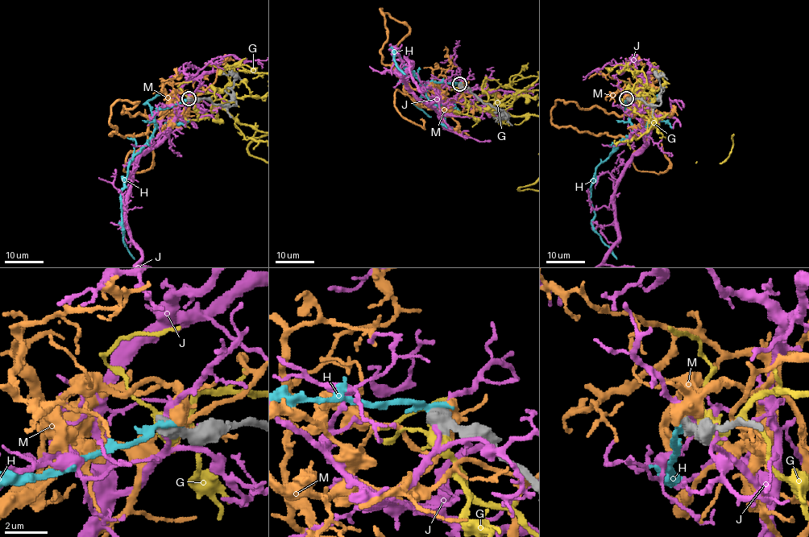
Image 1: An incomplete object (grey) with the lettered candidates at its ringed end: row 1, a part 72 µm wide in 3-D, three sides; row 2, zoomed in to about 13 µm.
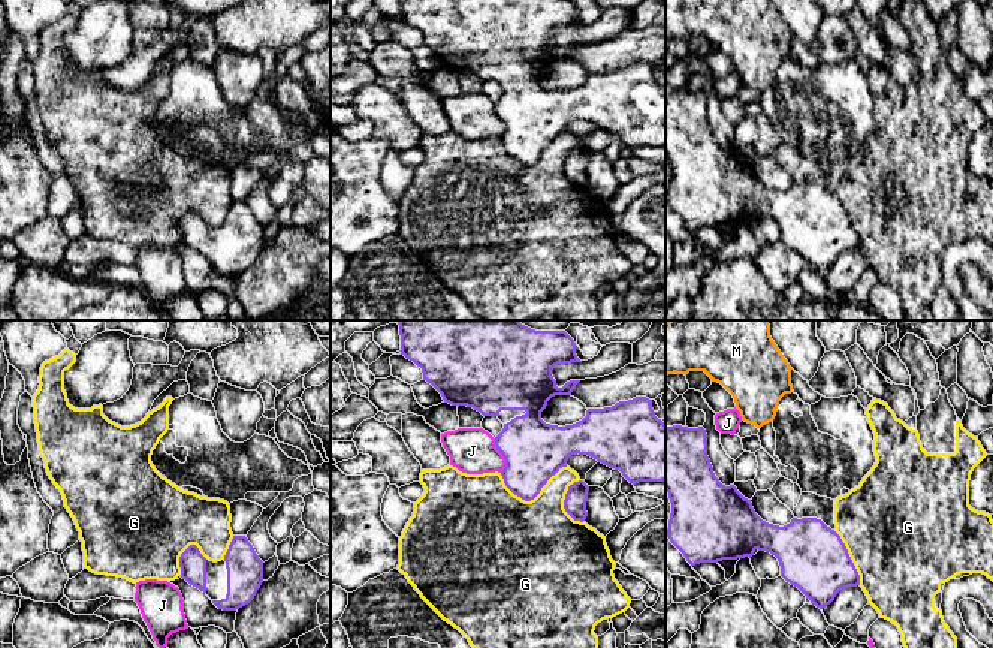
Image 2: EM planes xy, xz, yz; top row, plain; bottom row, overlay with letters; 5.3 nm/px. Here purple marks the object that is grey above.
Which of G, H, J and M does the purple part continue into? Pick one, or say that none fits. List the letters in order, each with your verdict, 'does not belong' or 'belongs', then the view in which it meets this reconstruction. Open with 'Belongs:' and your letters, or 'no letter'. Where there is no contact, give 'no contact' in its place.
Belongs: H
G: does not belong; meets purple in xz
H: belongs; no contact
J: does not belong; meets purple in xz
M: does not belong; no contact

